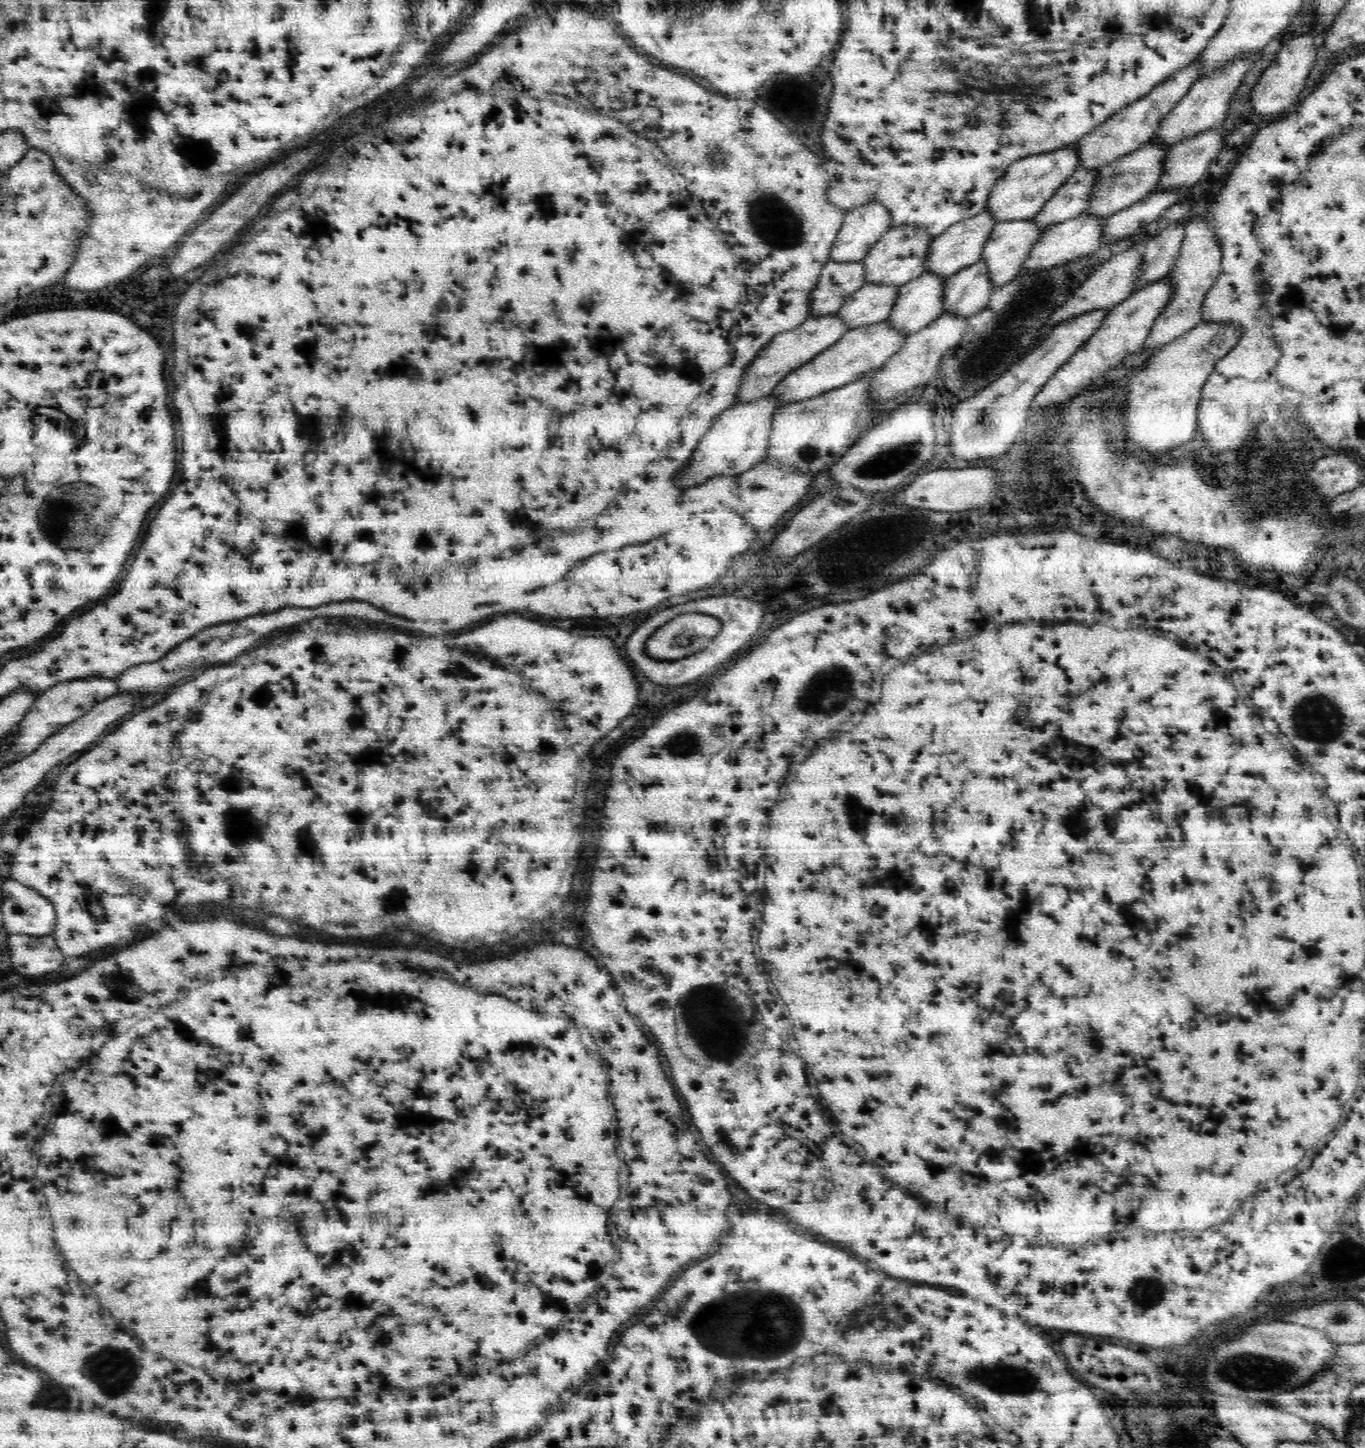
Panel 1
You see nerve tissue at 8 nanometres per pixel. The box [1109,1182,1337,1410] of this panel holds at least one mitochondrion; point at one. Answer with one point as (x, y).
(1253, 1372)

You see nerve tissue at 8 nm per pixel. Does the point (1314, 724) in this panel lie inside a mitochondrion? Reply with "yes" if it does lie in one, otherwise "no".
yes

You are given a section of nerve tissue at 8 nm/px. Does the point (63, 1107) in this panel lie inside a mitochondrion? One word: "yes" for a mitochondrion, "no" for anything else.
no

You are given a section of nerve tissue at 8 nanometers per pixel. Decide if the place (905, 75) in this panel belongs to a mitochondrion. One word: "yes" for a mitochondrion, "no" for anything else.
no

